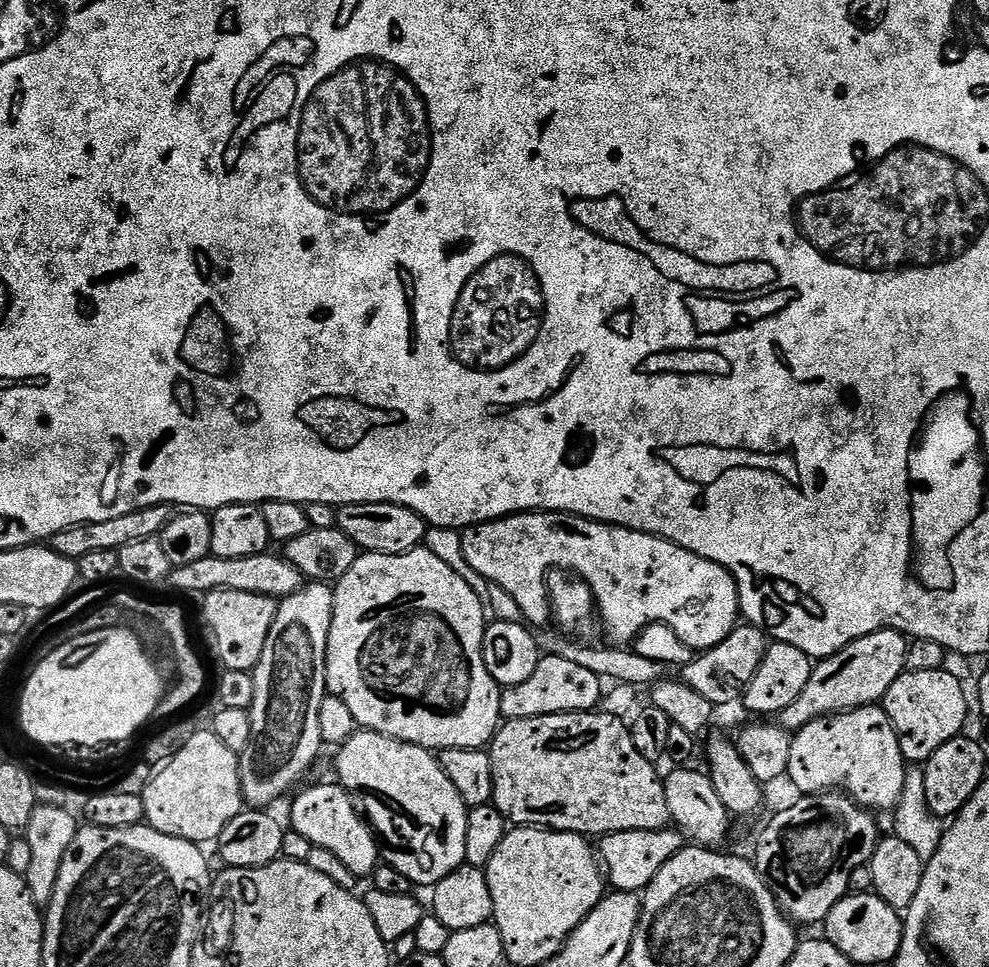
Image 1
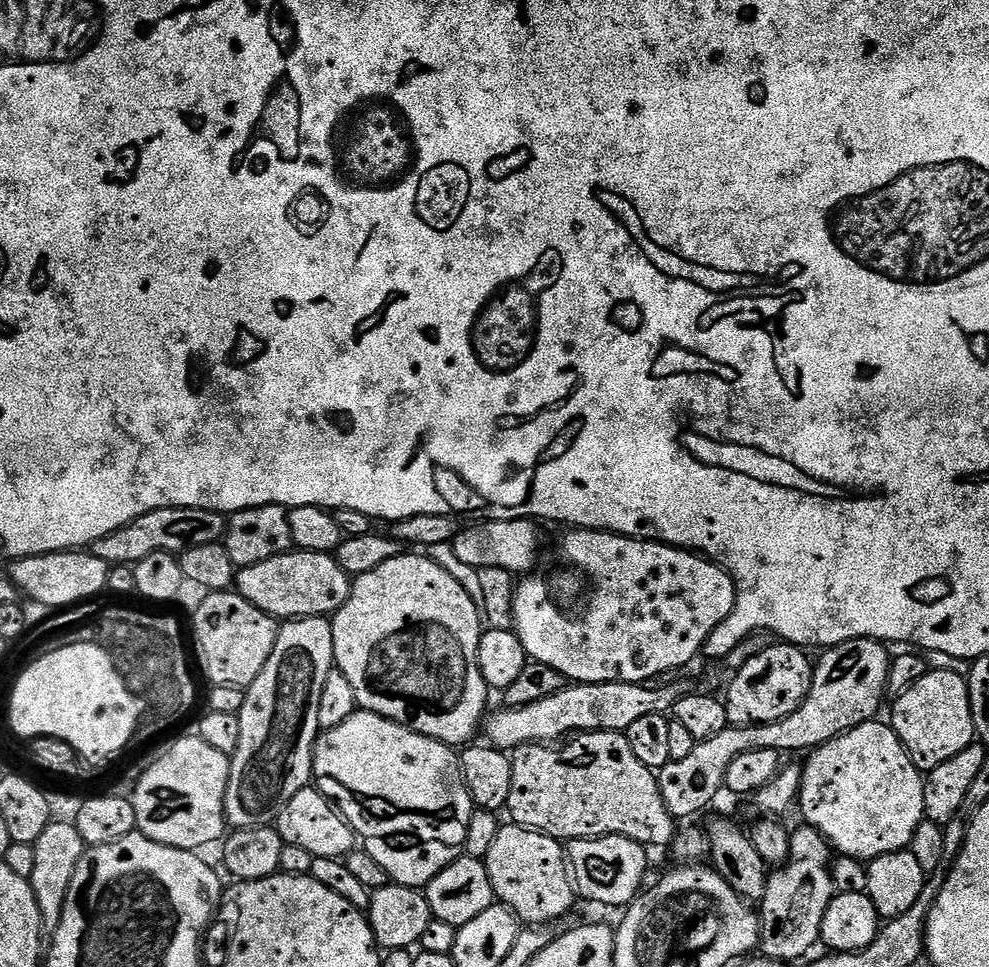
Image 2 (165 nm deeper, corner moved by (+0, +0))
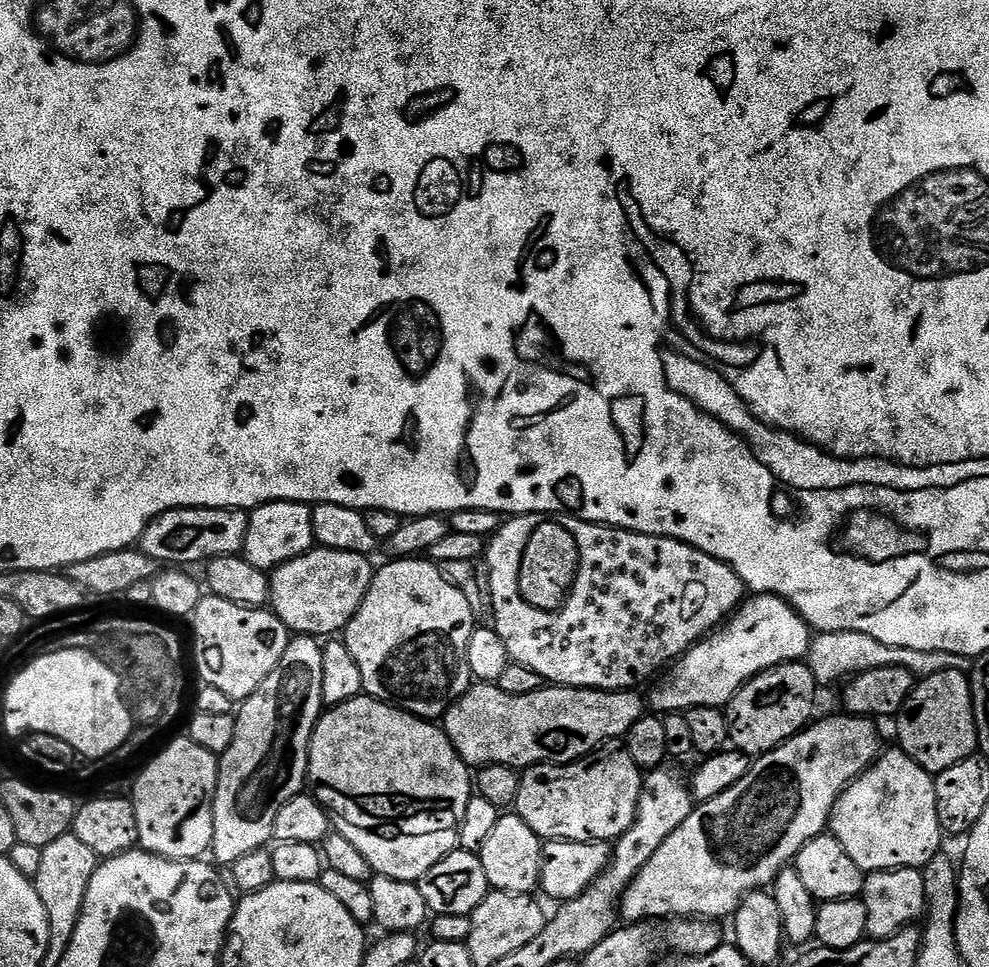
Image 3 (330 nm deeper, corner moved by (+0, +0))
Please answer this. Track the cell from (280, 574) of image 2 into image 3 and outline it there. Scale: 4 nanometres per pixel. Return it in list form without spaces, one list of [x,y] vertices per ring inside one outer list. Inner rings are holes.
[[[317,547],[275,569],[270,576],[270,604],[289,633],[328,638],[347,629],[372,584],[374,564],[368,559],[359,552]]]

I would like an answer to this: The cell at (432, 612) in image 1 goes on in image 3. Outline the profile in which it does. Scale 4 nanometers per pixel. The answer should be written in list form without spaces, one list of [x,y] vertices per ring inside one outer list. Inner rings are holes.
[[[396,558],[391,562],[393,564],[388,564],[385,568],[377,567],[375,569],[372,584],[368,587],[368,593],[364,595],[364,600],[360,603],[360,608],[352,615],[352,620],[348,623],[342,639],[344,643],[348,645],[354,662],[358,662],[358,670],[362,674],[362,682],[364,683],[363,691],[367,693],[367,695],[377,700],[383,700],[393,706],[399,706],[403,708],[405,712],[411,712],[414,716],[419,716],[432,722],[437,718],[443,717],[449,707],[455,704],[461,696],[465,696],[468,689],[473,687],[474,677],[468,665],[468,643],[474,631],[474,623],[472,624],[473,601],[461,588],[457,588],[451,580],[447,580],[447,578],[441,574],[439,567],[437,567],[435,563],[429,562],[427,559]]]

